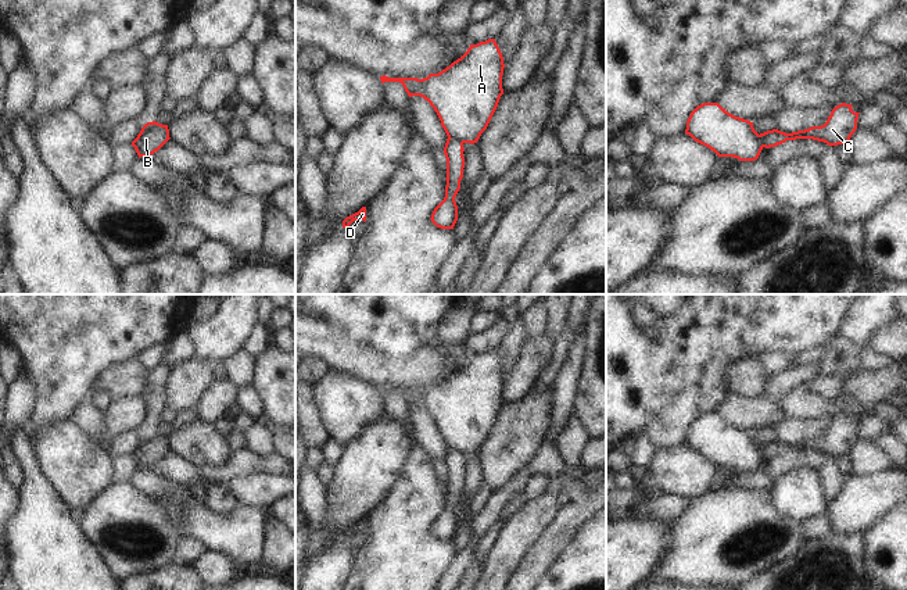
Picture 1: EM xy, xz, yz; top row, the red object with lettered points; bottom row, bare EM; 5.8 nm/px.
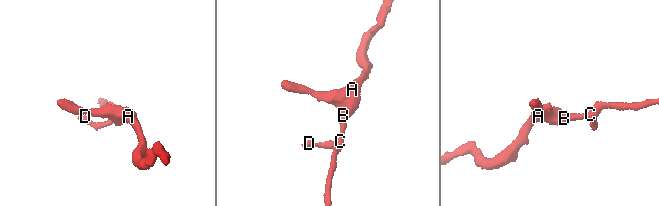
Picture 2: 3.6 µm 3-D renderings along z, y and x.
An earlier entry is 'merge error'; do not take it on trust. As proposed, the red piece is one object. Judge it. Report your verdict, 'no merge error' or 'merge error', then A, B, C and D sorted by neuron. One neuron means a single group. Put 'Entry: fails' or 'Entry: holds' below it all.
merge error; groups A B / C D
Entry: holds

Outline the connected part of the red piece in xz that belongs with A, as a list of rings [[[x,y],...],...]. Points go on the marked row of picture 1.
[[[488,39],[470,44],[460,58],[438,74],[423,79],[383,75],[380,81],[399,82],[409,97],[427,100],[448,137],[473,144],[487,129],[503,94],[503,68],[495,39]]]

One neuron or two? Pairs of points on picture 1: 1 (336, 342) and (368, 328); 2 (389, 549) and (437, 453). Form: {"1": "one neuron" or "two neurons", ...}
{"1": "two neurons", "2": "two neurons"}

